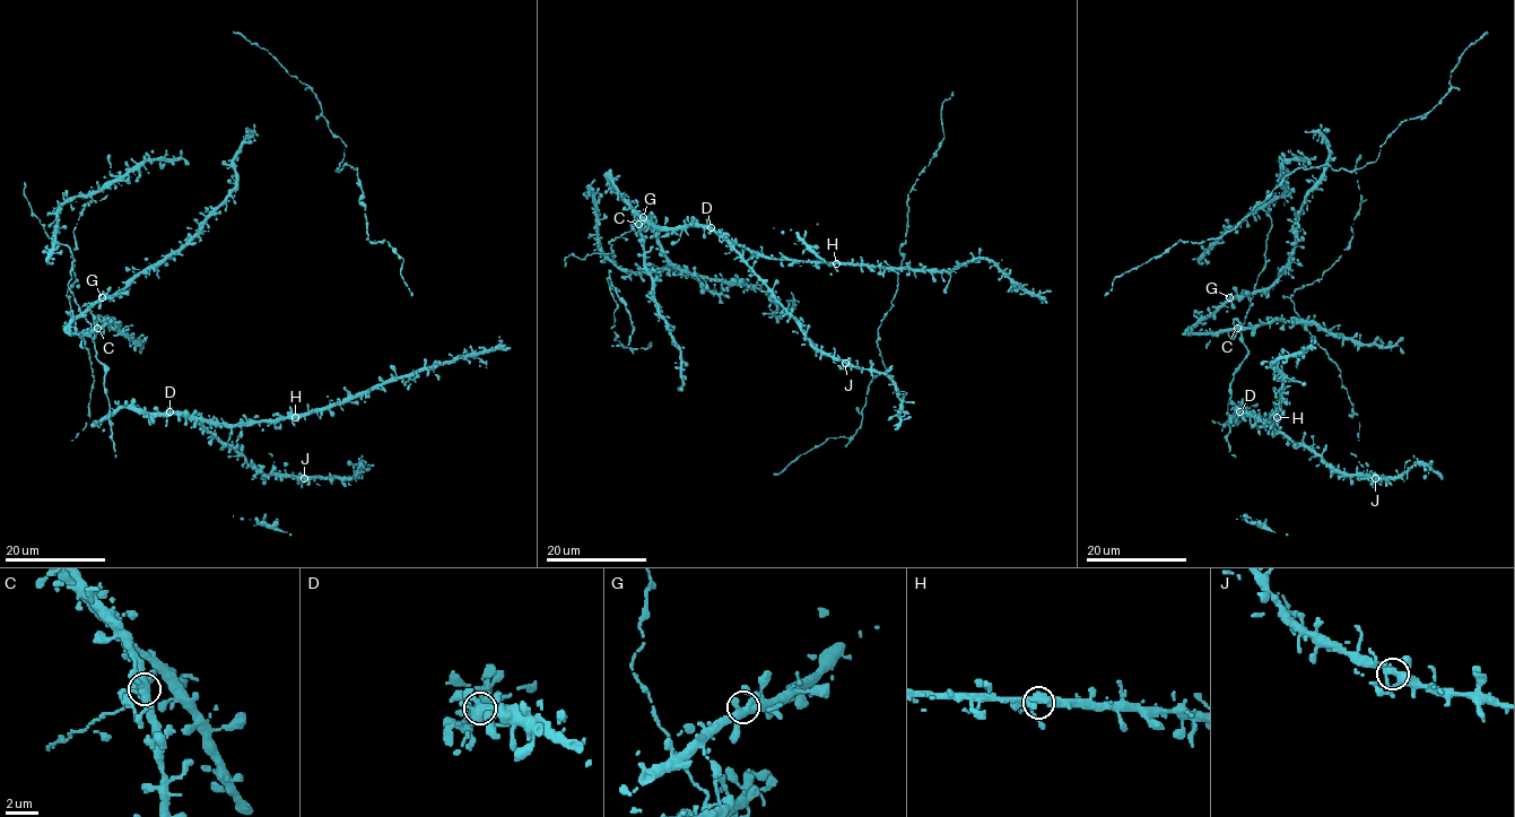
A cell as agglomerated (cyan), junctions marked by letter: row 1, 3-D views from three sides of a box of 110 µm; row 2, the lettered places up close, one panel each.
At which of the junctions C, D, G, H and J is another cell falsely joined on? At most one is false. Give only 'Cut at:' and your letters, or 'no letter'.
Cut at: no letter

